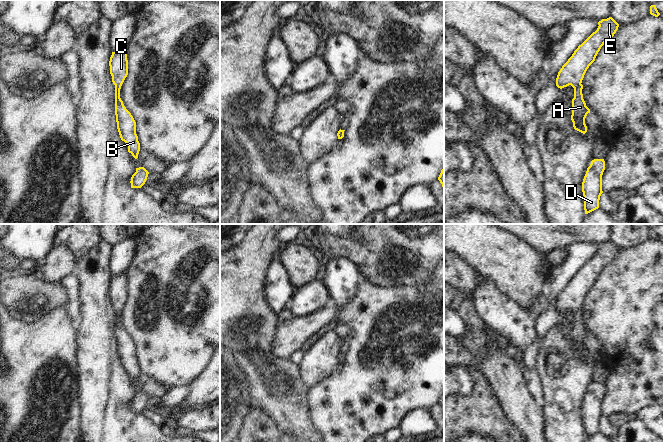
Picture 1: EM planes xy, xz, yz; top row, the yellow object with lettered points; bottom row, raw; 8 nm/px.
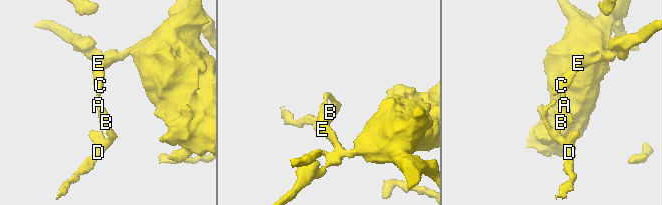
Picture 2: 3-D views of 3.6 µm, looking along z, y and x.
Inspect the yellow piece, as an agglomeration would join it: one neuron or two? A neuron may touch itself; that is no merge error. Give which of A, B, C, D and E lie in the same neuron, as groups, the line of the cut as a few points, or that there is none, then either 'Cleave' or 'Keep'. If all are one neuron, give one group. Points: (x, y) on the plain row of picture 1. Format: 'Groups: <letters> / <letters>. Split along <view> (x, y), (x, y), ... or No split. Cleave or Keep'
Groups: A B C D E. No split. Keep.

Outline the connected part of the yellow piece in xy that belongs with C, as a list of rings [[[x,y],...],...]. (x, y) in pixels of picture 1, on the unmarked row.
[[[126,272],[121,275],[112,276],[109,290],[112,306],[115,309],[115,339],[117,353],[121,364],[128,370],[128,376],[137,383],[140,375],[140,367],[136,358],[136,346],[120,322],[121,310],[128,299]]]

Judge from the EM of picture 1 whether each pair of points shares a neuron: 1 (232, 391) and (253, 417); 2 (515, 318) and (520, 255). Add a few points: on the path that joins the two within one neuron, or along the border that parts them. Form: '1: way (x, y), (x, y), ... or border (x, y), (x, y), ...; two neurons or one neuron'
1: border (253, 402), (239, 431); two neurons
2: border (497, 288), (527, 311); two neurons

